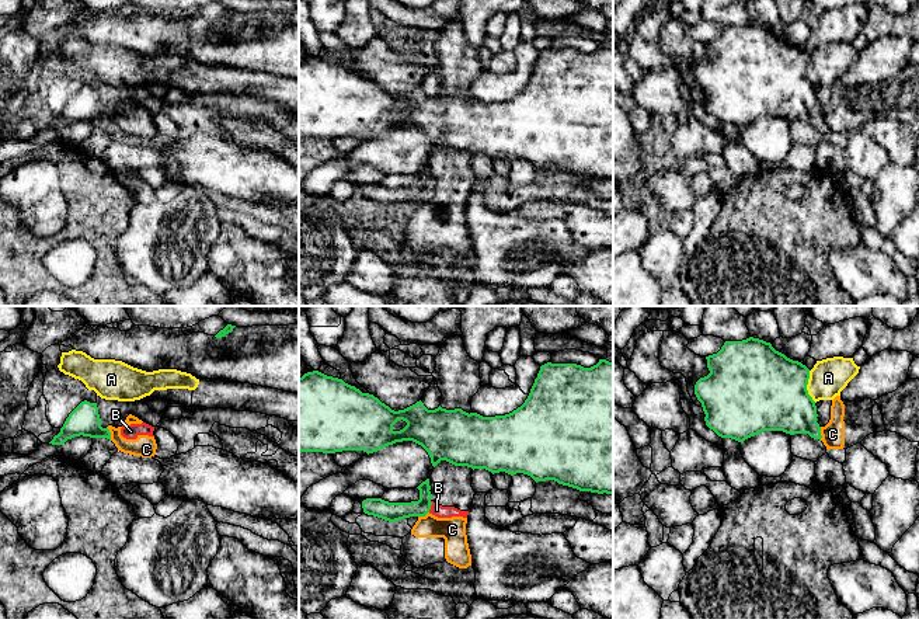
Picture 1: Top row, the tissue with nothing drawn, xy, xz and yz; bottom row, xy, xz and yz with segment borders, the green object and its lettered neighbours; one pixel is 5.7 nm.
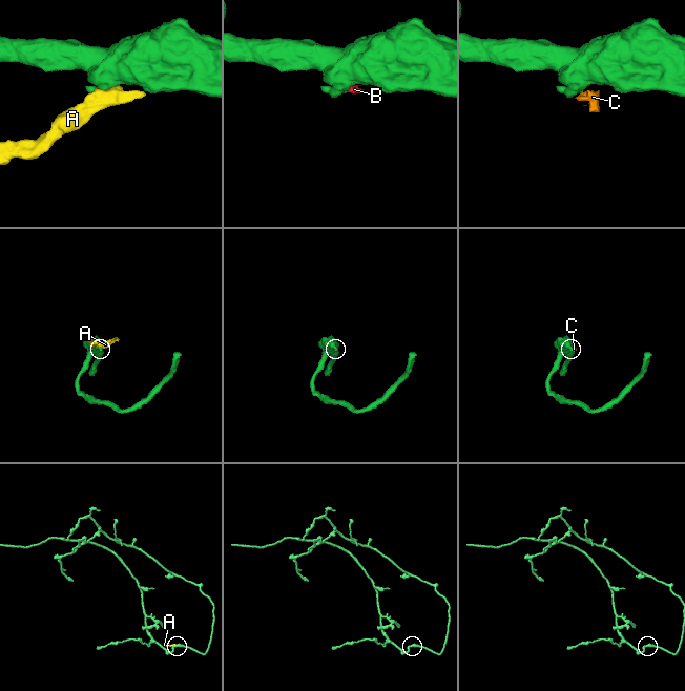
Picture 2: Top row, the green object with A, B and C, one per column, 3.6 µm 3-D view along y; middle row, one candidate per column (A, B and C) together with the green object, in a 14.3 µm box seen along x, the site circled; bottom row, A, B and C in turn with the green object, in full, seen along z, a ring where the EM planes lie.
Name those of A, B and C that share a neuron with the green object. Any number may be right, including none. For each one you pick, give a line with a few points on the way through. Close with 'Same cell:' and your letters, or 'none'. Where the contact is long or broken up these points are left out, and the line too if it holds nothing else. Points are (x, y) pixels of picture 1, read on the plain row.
Same cell: none

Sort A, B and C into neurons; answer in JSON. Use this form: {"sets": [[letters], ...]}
{"sets": [["A"], ["B", "C"]]}

